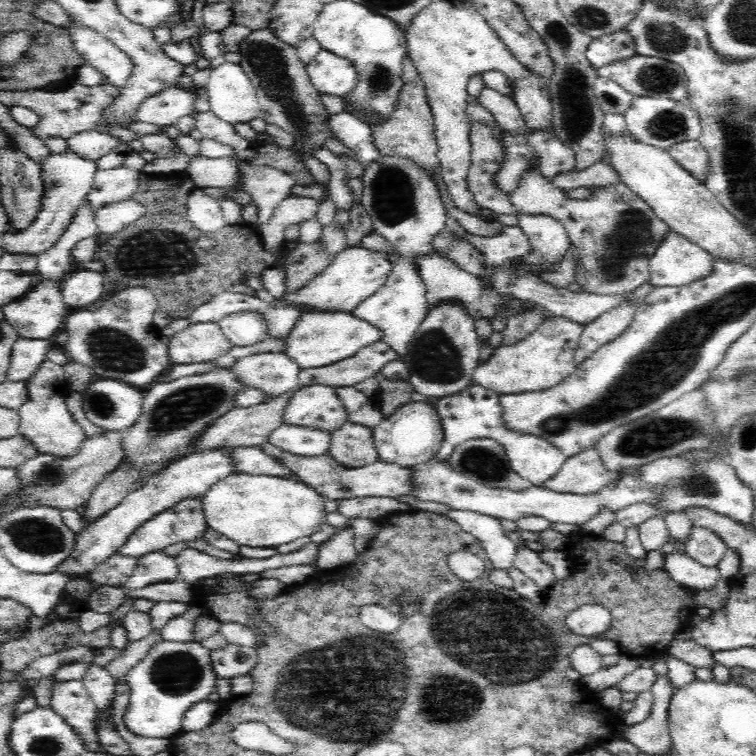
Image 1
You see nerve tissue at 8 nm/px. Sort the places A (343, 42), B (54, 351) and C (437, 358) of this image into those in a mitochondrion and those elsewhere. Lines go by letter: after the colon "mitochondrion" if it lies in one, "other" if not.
A: other
B: other
C: mitochondrion

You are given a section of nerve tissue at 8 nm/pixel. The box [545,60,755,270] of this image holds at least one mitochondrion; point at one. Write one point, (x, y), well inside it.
(668, 124)

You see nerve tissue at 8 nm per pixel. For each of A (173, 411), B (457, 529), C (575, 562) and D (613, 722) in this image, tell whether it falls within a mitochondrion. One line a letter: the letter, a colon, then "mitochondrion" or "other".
A: mitochondrion
B: other
C: other
D: other

